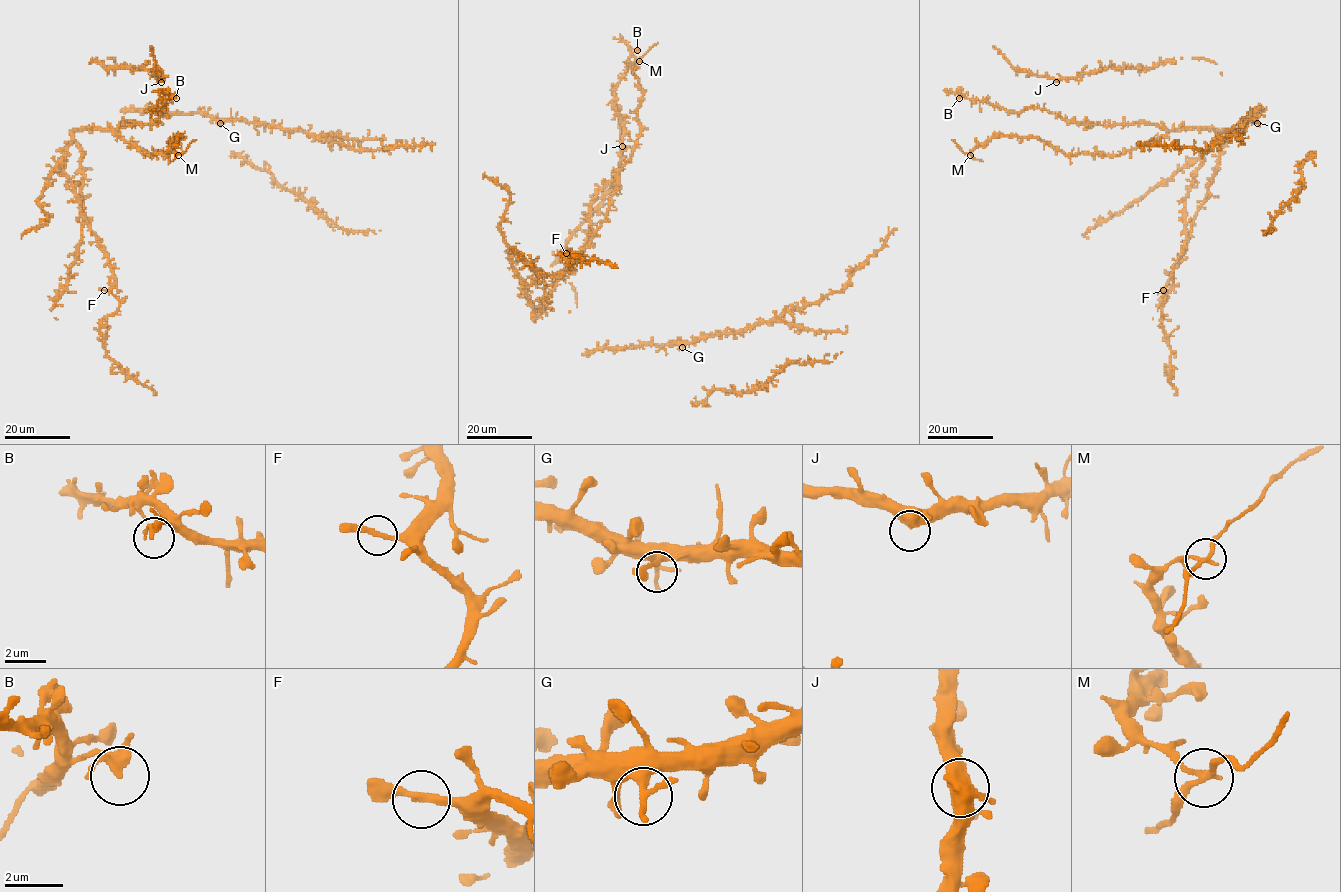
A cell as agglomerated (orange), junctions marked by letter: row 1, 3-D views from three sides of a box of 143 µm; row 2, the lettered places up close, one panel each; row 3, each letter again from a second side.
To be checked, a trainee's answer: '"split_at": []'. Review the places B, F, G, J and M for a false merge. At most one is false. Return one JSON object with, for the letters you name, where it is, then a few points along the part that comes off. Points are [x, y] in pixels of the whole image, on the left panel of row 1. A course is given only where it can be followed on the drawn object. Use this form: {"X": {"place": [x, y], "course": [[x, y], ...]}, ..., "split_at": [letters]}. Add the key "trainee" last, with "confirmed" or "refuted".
{"M": {"place": [178, 155], "course": [[177, 155], [196, 139]]}, "split_at": ["M"], "trainee": "refuted"}

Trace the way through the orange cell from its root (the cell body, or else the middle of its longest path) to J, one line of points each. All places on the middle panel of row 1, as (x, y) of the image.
J: (619, 161), (622, 146)

